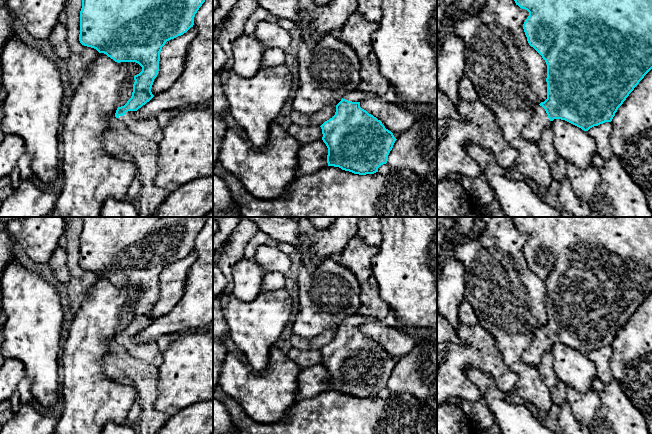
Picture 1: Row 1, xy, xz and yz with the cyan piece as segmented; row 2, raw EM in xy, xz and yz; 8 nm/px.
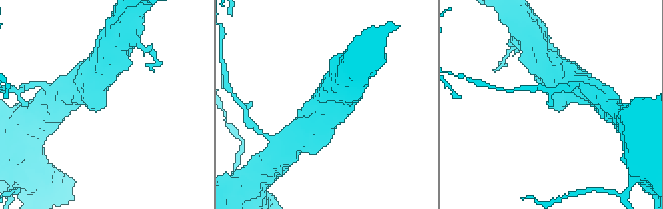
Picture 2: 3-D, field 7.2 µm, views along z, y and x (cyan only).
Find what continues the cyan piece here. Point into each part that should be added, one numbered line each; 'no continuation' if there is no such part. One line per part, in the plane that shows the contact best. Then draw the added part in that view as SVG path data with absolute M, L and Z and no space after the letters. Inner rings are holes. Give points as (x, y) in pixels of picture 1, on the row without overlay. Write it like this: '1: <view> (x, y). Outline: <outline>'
1: xy (147, 352). Outline: M128 335L118 343L127 350L130 356L145 362L152 363L159 353L156 342L140 343L137 341L137 335Z

